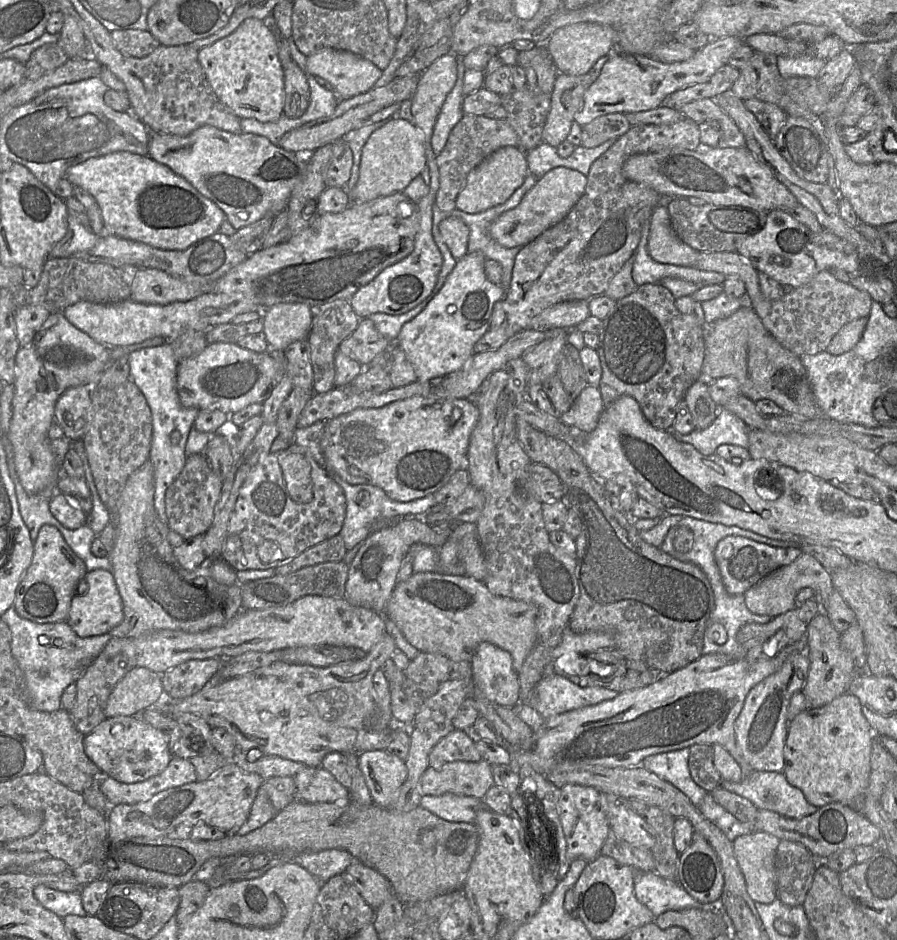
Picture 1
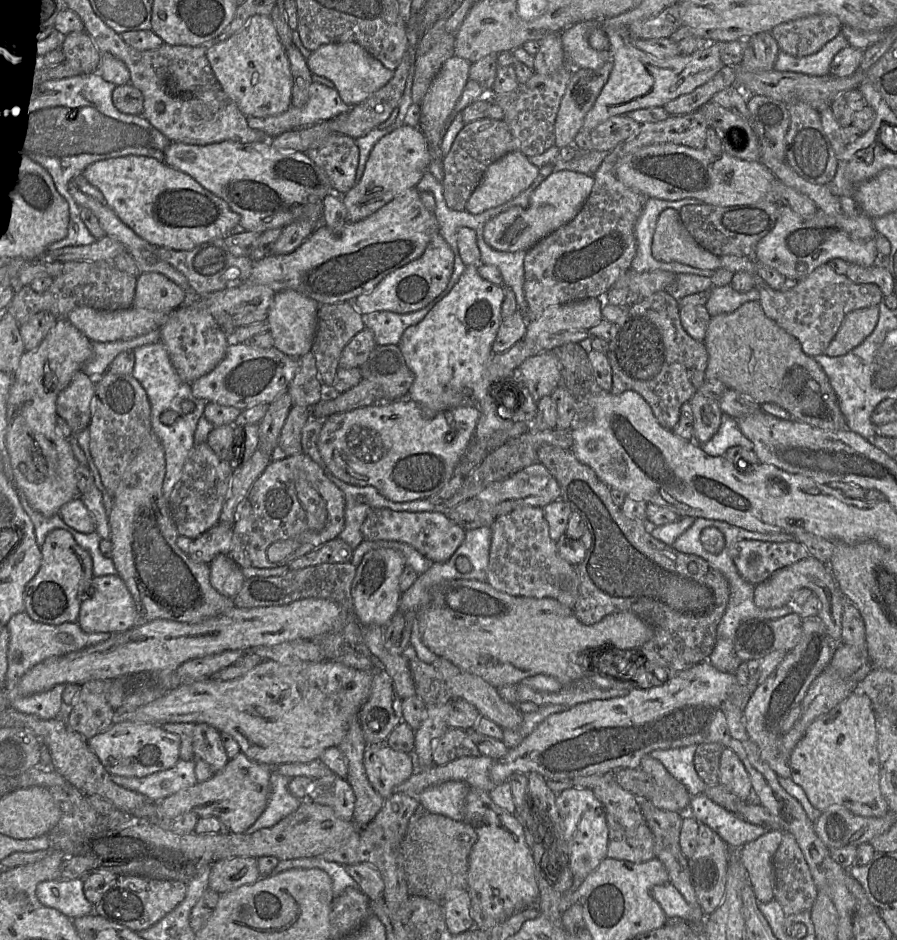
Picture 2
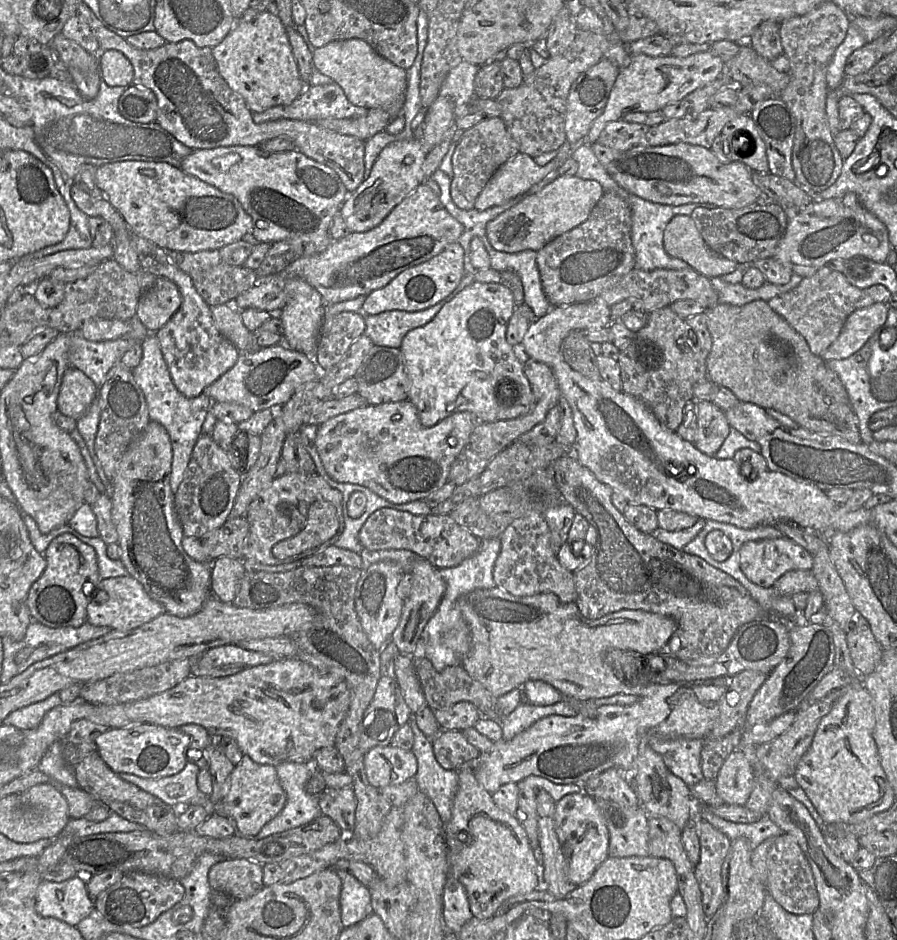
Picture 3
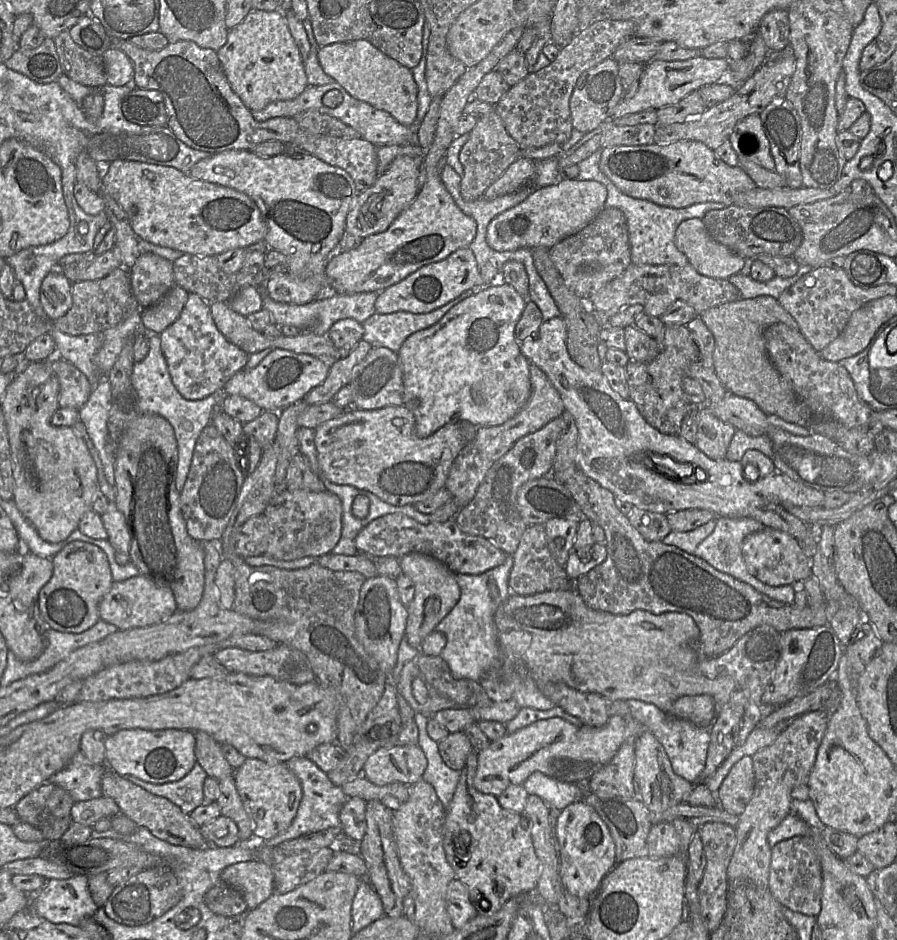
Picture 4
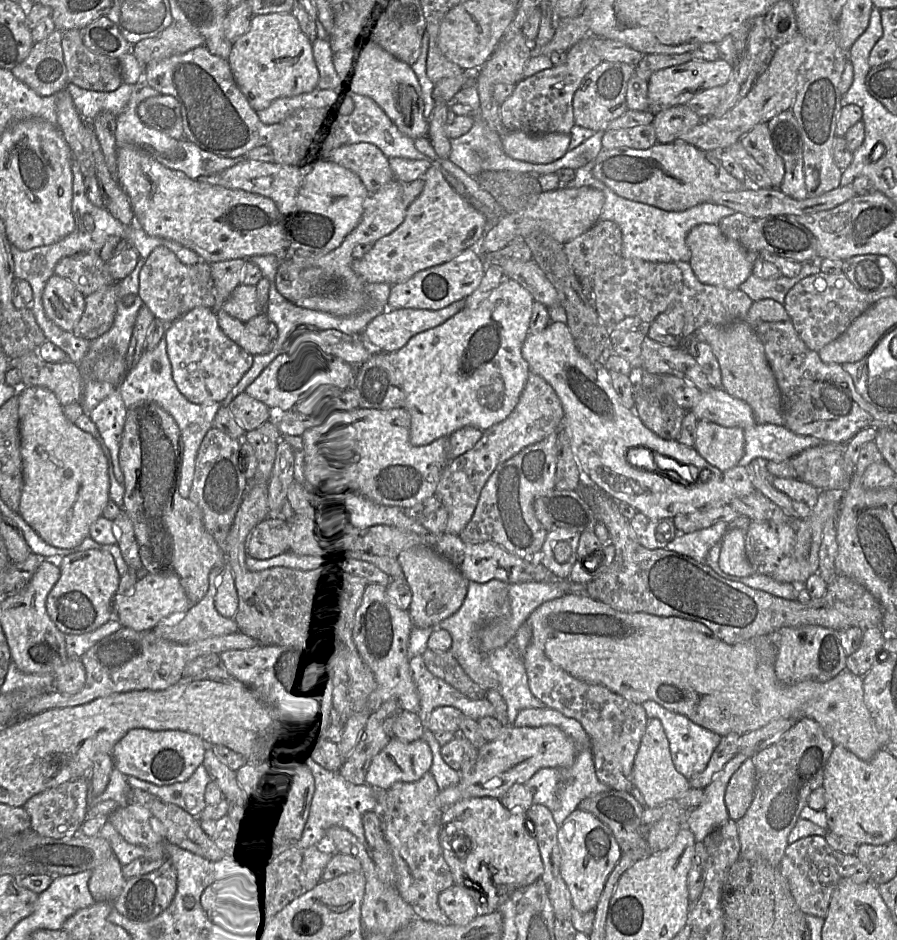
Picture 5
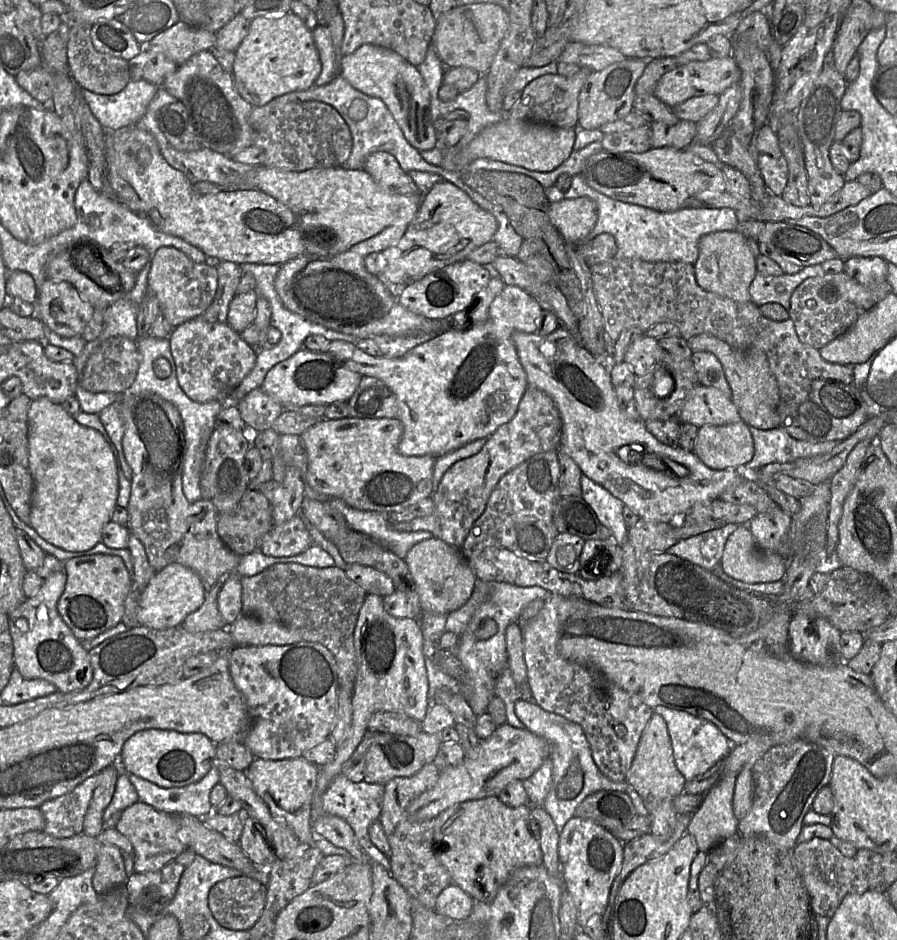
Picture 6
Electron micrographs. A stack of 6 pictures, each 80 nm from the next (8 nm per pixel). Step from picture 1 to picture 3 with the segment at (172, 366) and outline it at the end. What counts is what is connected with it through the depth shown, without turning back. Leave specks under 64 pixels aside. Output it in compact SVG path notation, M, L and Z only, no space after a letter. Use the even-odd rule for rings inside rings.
M134 317L130 321L131 331L122 338L141 343L142 358L140 363L132 370L133 377L145 396L150 421L162 424L169 434L173 451L170 487L172 492L175 493L183 480L194 445L202 434L202 424L206 415L212 403L216 402L213 402L205 394L194 398L184 396L171 378L156 334L149 332L138 317Z

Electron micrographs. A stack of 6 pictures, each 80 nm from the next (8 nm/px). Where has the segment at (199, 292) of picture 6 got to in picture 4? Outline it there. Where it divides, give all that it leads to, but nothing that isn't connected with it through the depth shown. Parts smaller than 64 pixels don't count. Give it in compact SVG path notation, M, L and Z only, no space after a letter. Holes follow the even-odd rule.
M154 253L141 254L130 269L130 277L140 309L159 302L176 285L173 262Z

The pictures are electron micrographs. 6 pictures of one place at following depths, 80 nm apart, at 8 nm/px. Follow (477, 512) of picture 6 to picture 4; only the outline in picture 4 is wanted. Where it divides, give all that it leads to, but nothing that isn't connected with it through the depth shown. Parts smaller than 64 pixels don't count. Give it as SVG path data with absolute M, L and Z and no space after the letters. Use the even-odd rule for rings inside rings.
M534 364L530 365L530 381L531 395L525 406L513 418L501 425L479 427L475 438L463 446L453 461L444 487L457 503L458 509L471 502L488 470L520 438L538 431L551 420L560 417L566 410L559 392L553 386L548 376Z

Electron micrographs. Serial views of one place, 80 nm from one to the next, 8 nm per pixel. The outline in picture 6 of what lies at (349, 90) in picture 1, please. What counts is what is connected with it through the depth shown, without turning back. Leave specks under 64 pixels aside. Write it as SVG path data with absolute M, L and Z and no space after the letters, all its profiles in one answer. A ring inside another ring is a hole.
M364 44L352 54L342 55L340 58L340 74L355 89L360 92L381 99L400 126L408 142L419 151L431 150L439 145L439 140L430 116L430 93L424 78L417 67L410 64L398 53L385 47Z

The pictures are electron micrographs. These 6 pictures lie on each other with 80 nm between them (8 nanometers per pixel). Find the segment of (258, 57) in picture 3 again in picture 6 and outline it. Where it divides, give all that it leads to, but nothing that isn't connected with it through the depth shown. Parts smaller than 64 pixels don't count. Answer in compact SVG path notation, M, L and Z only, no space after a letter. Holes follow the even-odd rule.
M291 11L253 19L248 34L234 54L232 75L237 90L253 107L263 106L278 96L310 88L322 69L312 30Z

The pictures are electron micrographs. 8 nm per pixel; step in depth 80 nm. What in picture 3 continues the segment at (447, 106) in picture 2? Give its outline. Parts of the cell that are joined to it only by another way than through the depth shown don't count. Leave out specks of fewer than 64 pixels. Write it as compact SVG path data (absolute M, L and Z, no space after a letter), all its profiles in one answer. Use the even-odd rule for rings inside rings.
M463 60L450 70L438 97L447 97L455 106L470 106L475 96L474 80L479 66Z

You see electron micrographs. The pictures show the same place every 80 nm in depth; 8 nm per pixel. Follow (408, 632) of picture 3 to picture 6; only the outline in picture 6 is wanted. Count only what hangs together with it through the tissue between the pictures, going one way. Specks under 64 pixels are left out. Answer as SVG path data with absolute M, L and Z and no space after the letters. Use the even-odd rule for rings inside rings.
M431 538L414 545L404 558L413 577L422 614L447 615L469 600L477 577L461 549Z

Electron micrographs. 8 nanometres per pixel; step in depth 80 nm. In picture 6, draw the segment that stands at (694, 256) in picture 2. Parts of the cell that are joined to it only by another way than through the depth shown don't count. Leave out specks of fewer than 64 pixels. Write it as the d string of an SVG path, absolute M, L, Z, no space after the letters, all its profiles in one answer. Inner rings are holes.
M738 231L712 232L700 238L698 248L699 255L693 265L699 286L736 302L751 301L749 287L757 268L756 257L749 246L749 238Z

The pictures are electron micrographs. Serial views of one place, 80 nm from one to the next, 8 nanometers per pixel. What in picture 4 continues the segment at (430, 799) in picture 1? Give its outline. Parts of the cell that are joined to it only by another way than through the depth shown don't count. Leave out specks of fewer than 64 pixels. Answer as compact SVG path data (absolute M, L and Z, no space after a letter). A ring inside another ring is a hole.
M415 714L413 720L419 730L417 745L422 749L427 759L427 767L421 780L434 788L438 799L447 809L455 793L460 773L450 769L443 762L439 754L438 743L432 740L427 733L428 718Z

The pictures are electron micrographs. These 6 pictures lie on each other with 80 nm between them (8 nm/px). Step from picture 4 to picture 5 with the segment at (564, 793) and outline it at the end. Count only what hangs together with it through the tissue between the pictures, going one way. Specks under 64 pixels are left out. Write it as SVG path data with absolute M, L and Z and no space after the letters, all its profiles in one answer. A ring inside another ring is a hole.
M542 768L524 785L531 793L533 804L546 806L551 812L559 808L558 789L562 781L561 770Z

